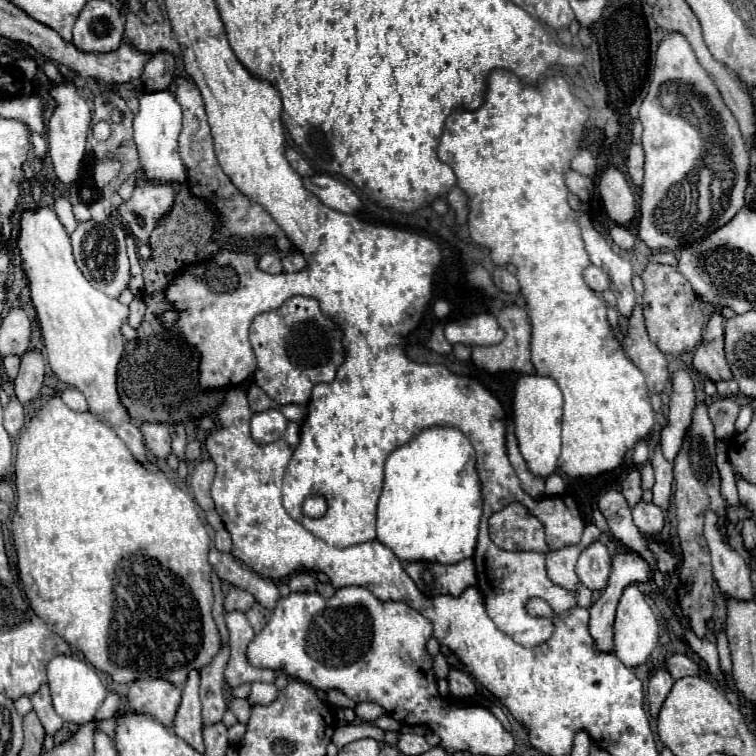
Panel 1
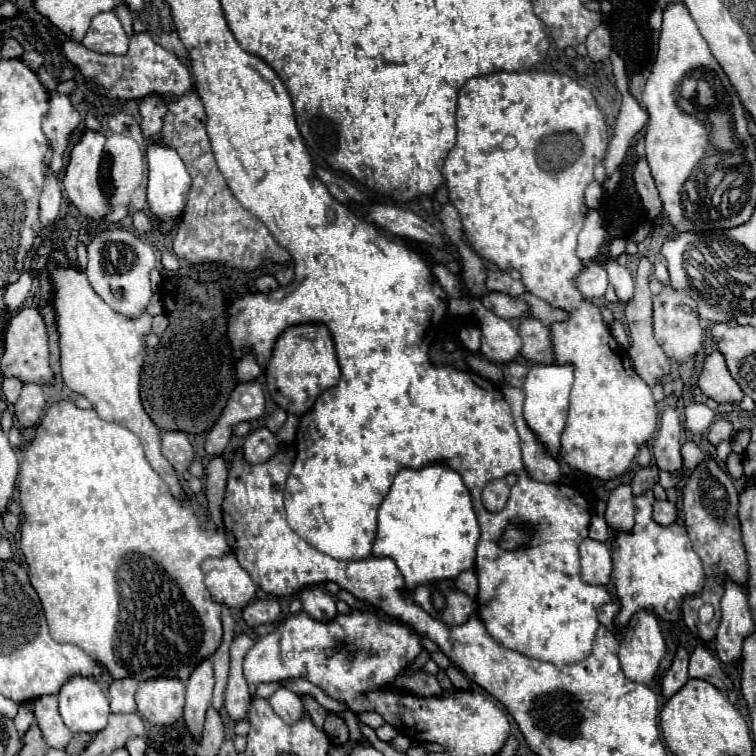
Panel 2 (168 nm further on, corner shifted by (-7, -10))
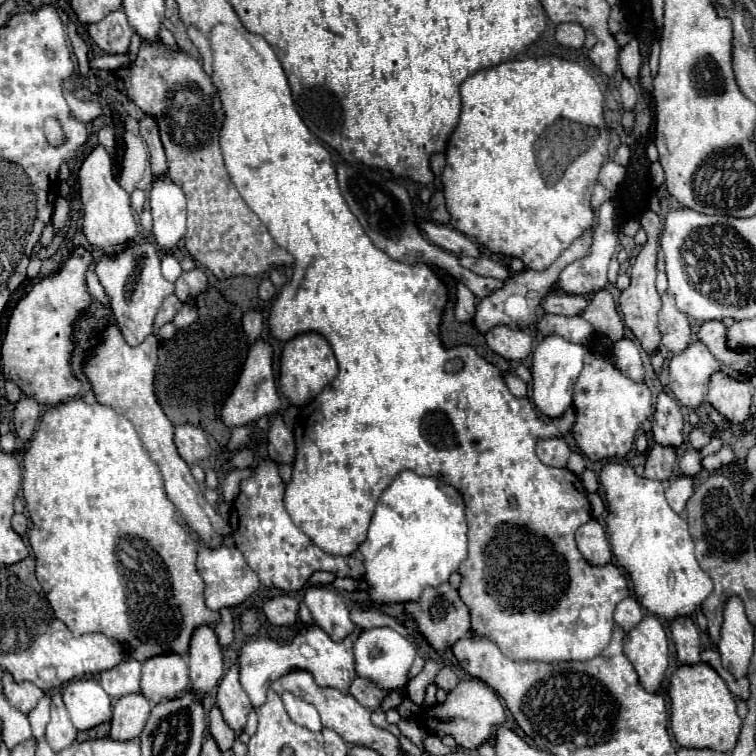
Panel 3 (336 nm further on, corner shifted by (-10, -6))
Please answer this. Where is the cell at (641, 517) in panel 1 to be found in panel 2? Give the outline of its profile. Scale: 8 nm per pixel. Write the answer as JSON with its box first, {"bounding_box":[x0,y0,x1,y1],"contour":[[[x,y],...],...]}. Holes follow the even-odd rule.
{"bounding_box":[652,501,678,527],"contour":[[[656,501],[656,503],[654,503],[652,517],[654,517],[654,521],[656,521],[658,525],[664,525],[664,527],[666,527],[666,525],[672,525],[672,523],[676,521],[678,513],[676,513],[674,503],[670,503],[670,501]]]}

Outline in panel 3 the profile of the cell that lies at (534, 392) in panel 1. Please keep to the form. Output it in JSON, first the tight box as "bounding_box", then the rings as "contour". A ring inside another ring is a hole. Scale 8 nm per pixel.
{"bounding_box":[531,335,587,417],"contour":[[[547,335],[539,341],[533,353],[533,367],[531,367],[531,373],[533,373],[533,397],[531,399],[543,415],[559,417],[571,405],[573,385],[583,369],[585,351],[587,349],[581,343],[571,343],[559,335]]]}

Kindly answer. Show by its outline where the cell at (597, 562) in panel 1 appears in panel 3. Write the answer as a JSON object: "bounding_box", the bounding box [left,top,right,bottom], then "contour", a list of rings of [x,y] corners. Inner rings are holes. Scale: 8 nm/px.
{"bounding_box":[575,519,613,563],"contour":[[[589,519],[587,523],[583,523],[577,531],[575,531],[575,539],[577,539],[577,547],[581,551],[581,555],[589,561],[589,563],[609,563],[613,559],[611,555],[611,545],[607,539],[605,529],[599,525],[597,519]]]}

